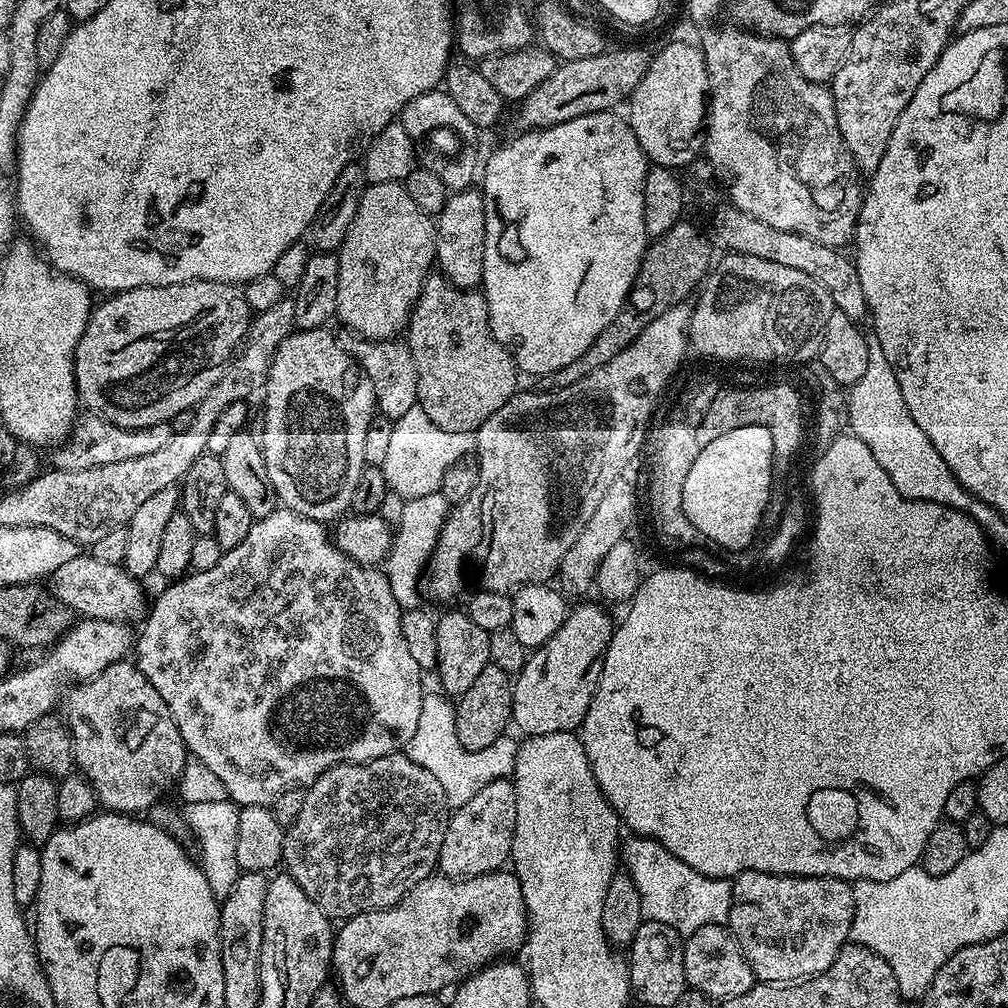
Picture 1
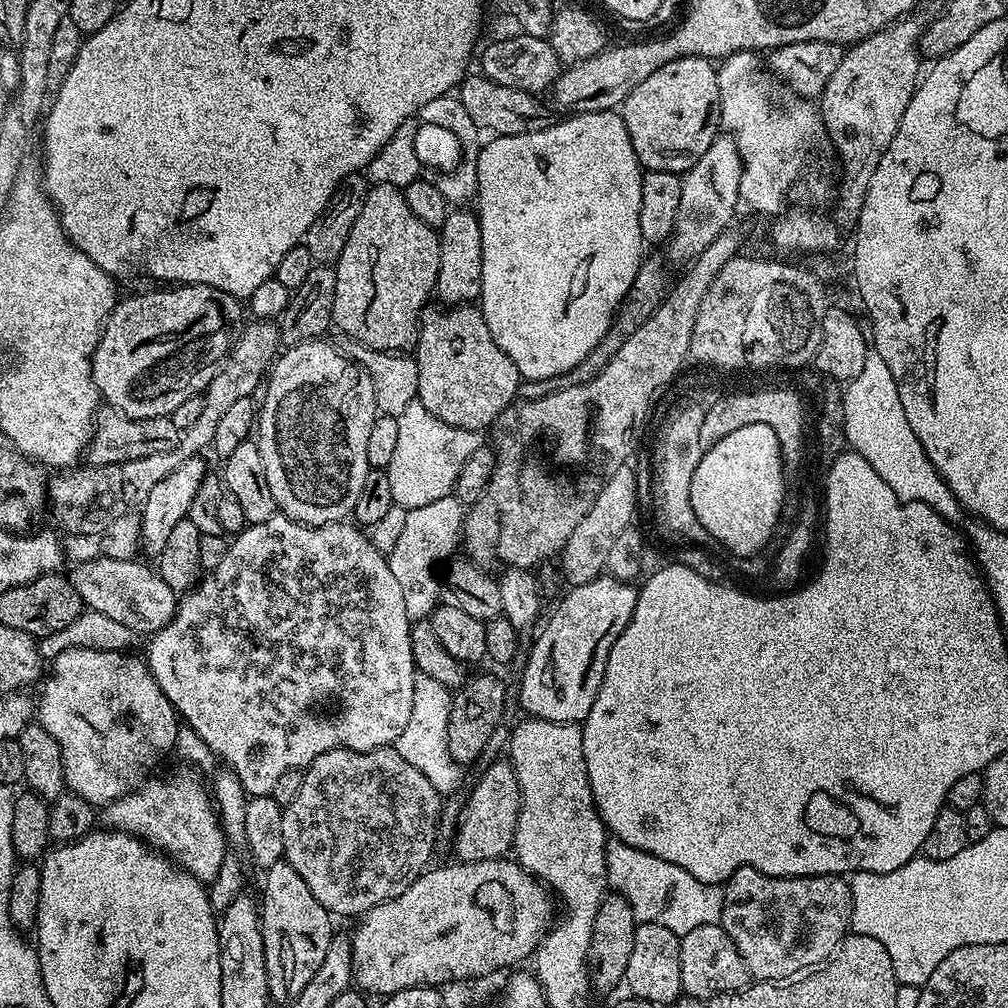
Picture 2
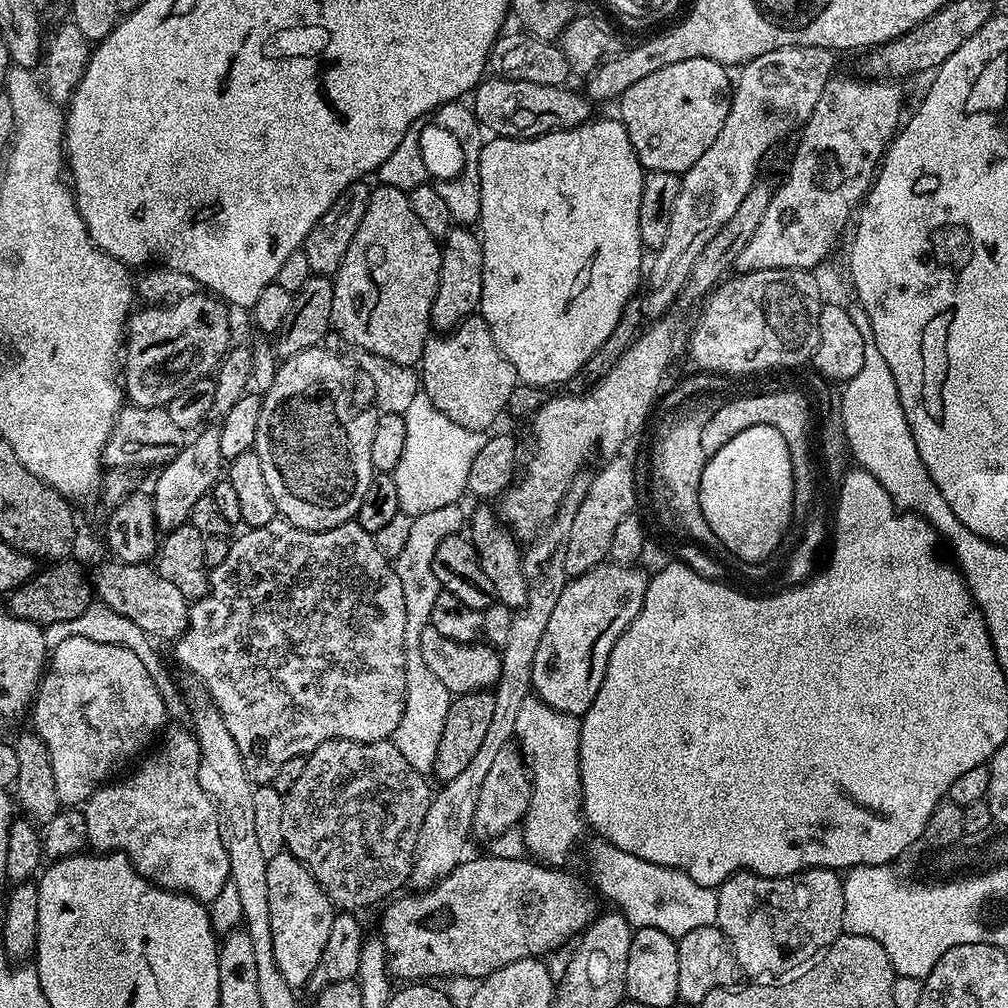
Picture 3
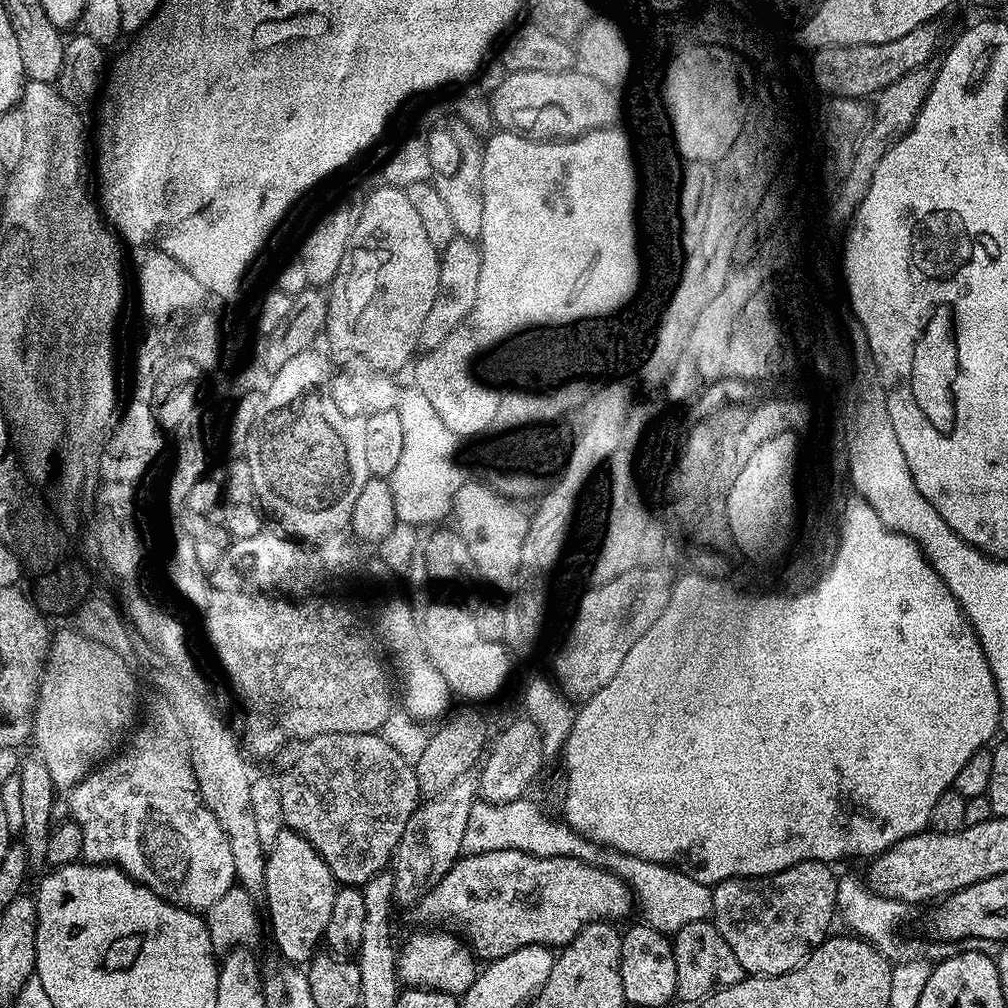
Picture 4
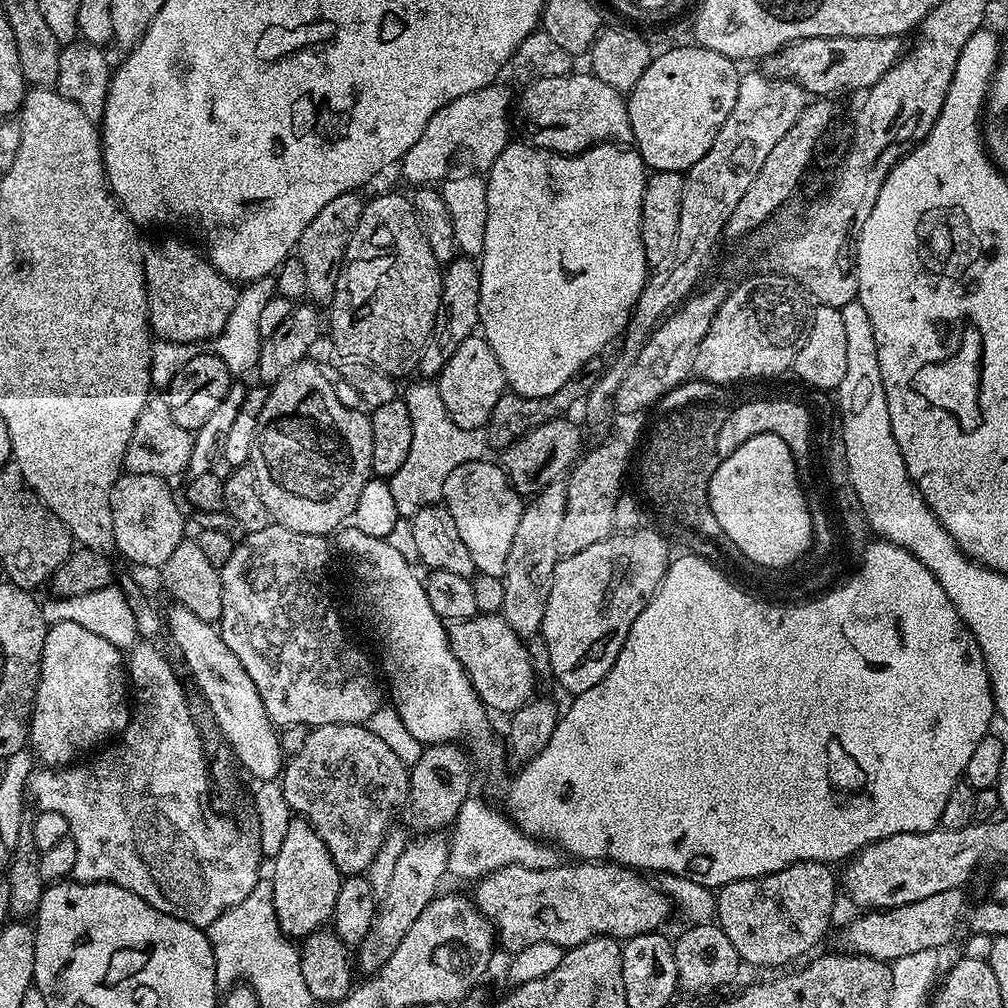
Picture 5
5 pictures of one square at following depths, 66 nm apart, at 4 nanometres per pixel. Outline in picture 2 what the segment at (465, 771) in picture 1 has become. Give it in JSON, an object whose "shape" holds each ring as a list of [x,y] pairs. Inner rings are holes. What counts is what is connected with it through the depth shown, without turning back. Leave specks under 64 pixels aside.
{"shape":[[[417,672],[414,678],[414,710],[410,712],[410,722],[406,722],[406,730],[396,740],[394,747],[414,770],[430,781],[430,786],[440,793],[441,797],[448,798],[451,792],[460,788],[461,765],[450,754],[448,745],[448,727],[450,726],[450,706],[453,693],[442,682],[434,682],[426,674]]]}

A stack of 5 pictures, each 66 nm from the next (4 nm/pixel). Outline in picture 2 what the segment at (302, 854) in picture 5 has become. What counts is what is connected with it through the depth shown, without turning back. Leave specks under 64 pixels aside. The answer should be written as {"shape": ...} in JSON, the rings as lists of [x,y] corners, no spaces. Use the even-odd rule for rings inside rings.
{"shape":[[[282,859],[274,862],[274,866],[270,866],[264,873],[264,900],[262,896],[262,907],[260,909],[260,929],[262,930],[262,938],[264,939],[264,953],[266,954],[266,974],[268,975],[268,995],[273,1001],[276,1000],[280,1004],[287,1005],[296,996],[302,994],[302,990],[310,982],[310,978],[314,978],[314,974],[318,971],[318,966],[322,966],[322,958],[326,958],[326,950],[330,950],[330,942],[334,935],[332,923],[333,917],[318,902],[318,898],[314,898],[314,894],[310,894],[310,886],[306,886],[306,882],[302,880],[302,874],[298,874],[298,870],[294,870],[294,866],[290,866],[287,860]]]}

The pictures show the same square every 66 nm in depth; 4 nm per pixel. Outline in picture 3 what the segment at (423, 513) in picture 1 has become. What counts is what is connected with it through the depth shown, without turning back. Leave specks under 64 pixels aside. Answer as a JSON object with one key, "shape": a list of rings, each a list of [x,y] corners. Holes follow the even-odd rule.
{"shape":[[[460,504],[442,506],[441,509],[430,510],[427,514],[413,517],[410,533],[406,544],[402,547],[399,556],[393,561],[393,568],[398,574],[398,580],[402,585],[402,596],[406,605],[406,638],[404,647],[407,651],[419,651],[421,646],[422,631],[428,623],[431,623],[435,599],[441,592],[440,583],[433,570],[434,553],[445,538],[457,535],[466,522],[463,507]]]}

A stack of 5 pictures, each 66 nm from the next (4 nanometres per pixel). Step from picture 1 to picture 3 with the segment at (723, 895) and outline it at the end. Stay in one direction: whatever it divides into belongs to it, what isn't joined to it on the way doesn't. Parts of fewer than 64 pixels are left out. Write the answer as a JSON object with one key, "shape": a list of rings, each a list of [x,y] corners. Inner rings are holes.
{"shape":[[[592,838],[588,844],[588,868],[593,882],[600,884],[605,898],[612,903],[609,905],[615,906],[633,929],[653,928],[679,938],[690,934],[690,930],[715,925],[716,889],[694,882],[685,872],[634,858],[634,854],[626,854],[626,850],[618,850],[609,840],[599,838]]]}

